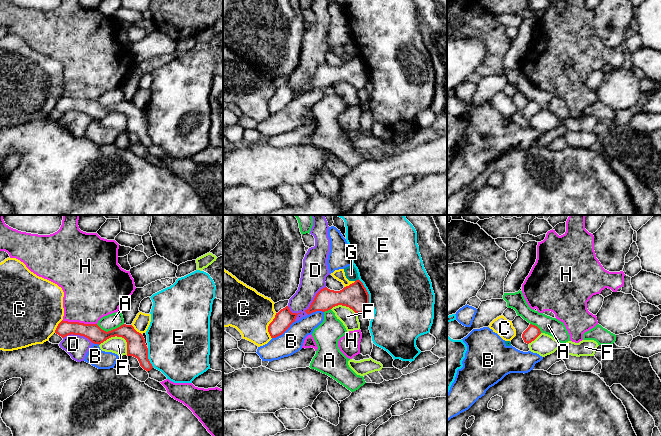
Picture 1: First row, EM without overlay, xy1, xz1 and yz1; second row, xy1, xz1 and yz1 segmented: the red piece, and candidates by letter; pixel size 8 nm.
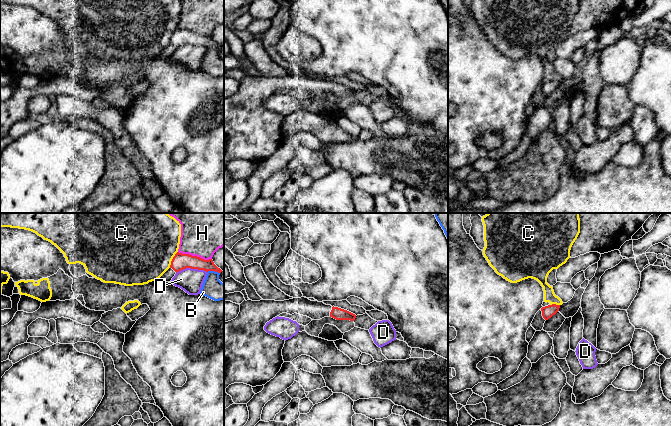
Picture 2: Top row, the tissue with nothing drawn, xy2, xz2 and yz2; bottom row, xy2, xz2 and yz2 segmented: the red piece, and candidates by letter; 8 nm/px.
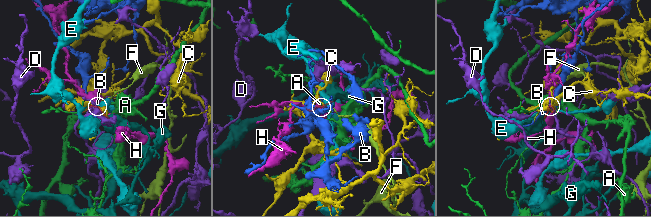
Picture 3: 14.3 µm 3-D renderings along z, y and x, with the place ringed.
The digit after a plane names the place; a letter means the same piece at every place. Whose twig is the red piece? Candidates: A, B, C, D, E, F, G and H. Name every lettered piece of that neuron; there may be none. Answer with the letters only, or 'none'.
none

